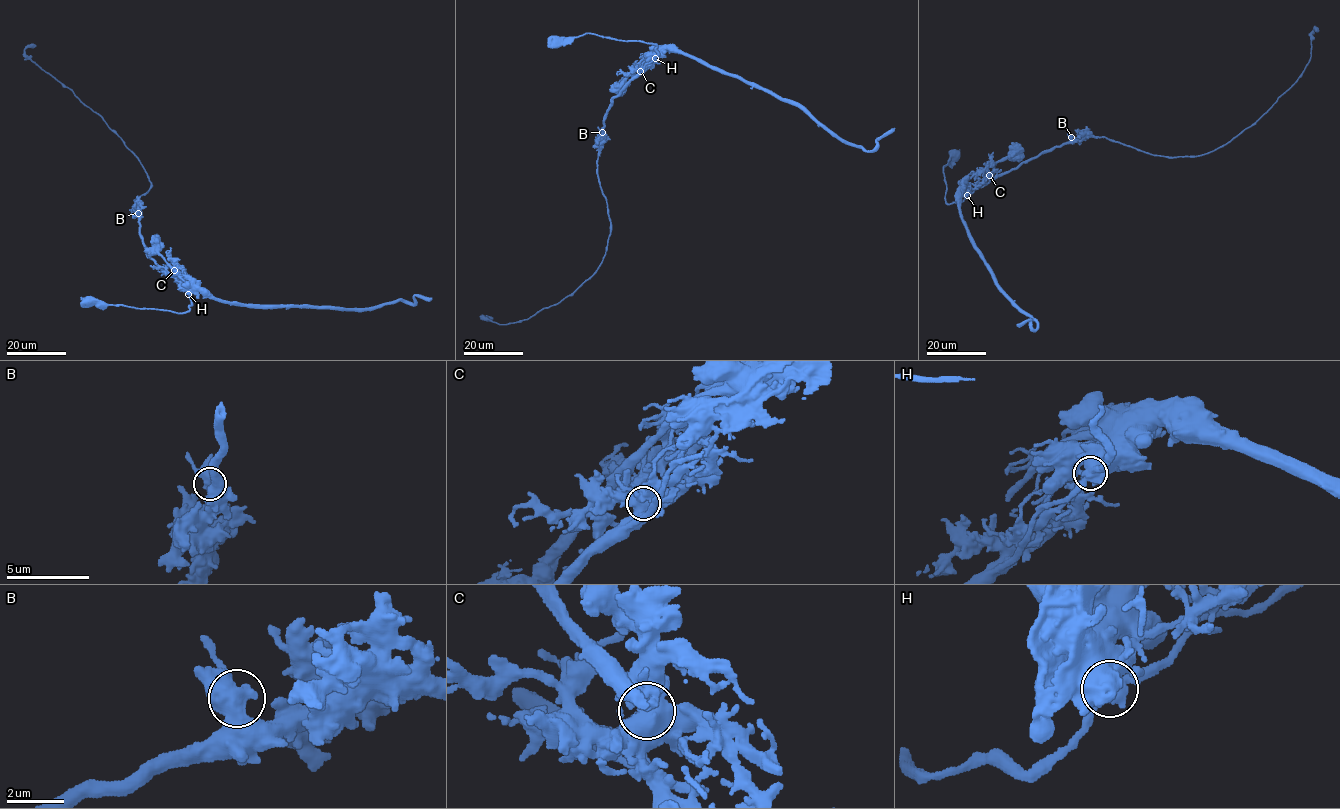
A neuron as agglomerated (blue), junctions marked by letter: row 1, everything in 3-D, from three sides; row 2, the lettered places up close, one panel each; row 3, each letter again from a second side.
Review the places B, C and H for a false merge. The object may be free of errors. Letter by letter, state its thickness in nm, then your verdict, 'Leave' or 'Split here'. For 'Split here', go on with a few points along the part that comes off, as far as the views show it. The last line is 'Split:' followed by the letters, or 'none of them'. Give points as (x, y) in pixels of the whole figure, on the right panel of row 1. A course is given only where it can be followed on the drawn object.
B: Thickness 650 nm. Leave
C: Thickness 600 nm. Leave
H: Thickness 550 nm. Split here. Course of the part to remove: (967, 195), (1085, 137), (1166, 156), (1212, 152), (1255, 123), (1296, 81), (1316, 29)
Split: H

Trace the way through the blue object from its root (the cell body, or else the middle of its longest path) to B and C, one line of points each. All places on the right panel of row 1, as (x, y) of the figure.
B: (960, 196), (962, 191), (1007, 173), (1023, 161), (1061, 147), (1071, 137)
C: (960, 196), (962, 191), (977, 187), (989, 175)

